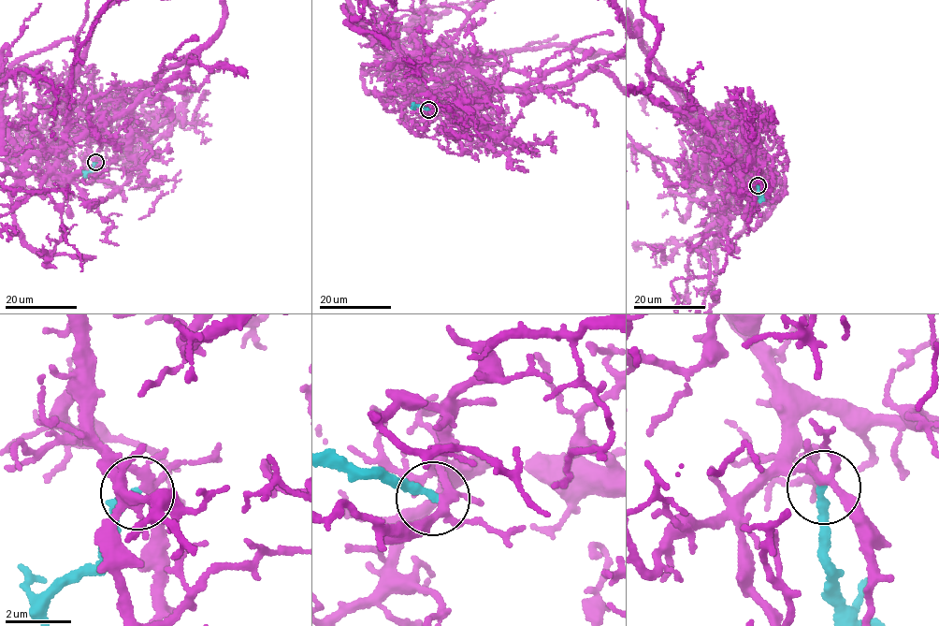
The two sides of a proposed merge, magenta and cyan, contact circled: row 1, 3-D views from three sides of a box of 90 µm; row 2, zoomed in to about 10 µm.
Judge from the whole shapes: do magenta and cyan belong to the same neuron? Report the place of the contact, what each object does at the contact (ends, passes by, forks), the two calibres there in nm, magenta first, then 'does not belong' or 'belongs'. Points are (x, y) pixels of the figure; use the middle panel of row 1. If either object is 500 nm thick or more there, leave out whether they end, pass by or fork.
(428, 109) | magenta forks | cyan ends | 240/280 nm | belongs

